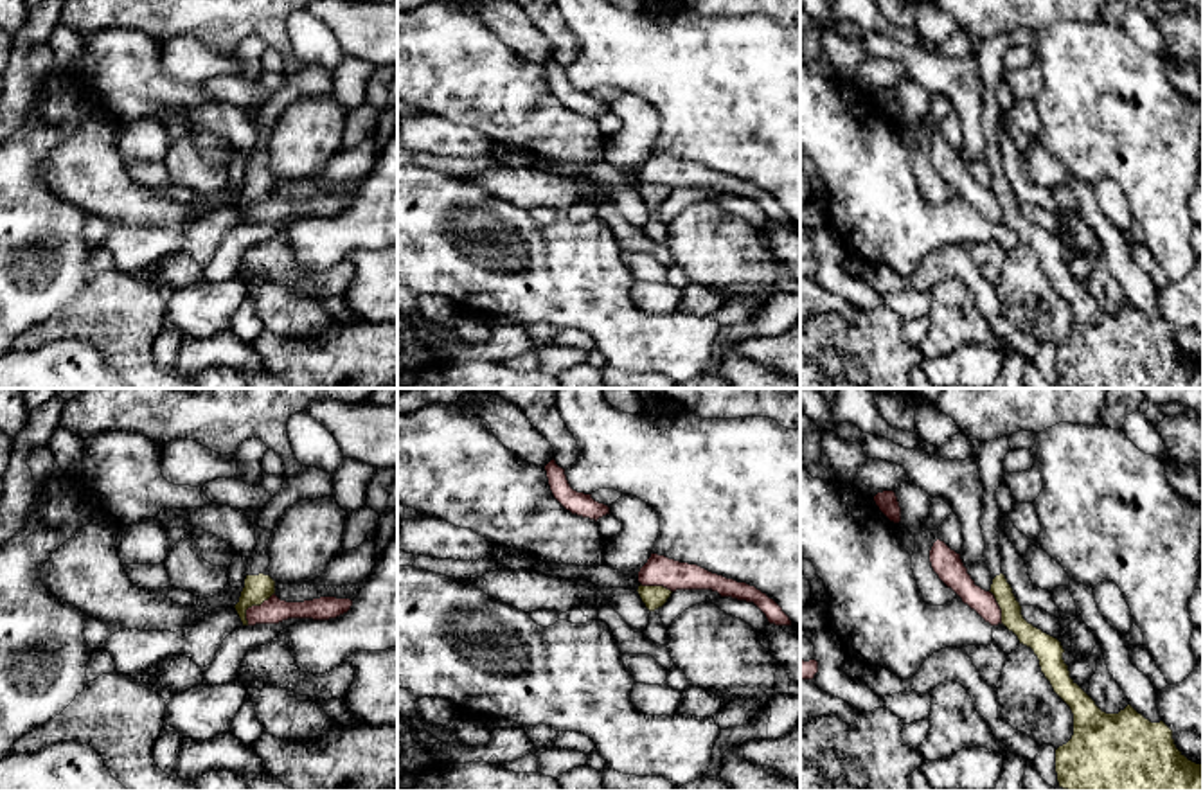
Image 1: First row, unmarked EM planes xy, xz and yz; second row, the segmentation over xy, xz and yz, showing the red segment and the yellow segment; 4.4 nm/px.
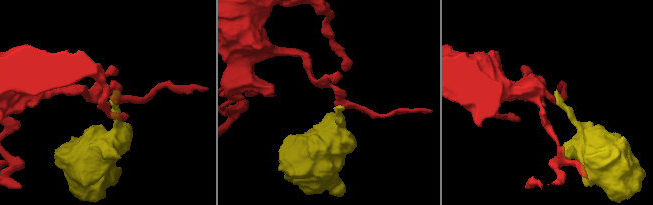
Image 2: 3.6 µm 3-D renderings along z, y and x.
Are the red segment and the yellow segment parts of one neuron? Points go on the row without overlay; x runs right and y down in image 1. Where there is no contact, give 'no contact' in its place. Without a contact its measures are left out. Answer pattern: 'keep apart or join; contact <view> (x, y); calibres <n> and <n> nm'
keep apart; contact xy (252, 204); calibres 120 and 130 nm

